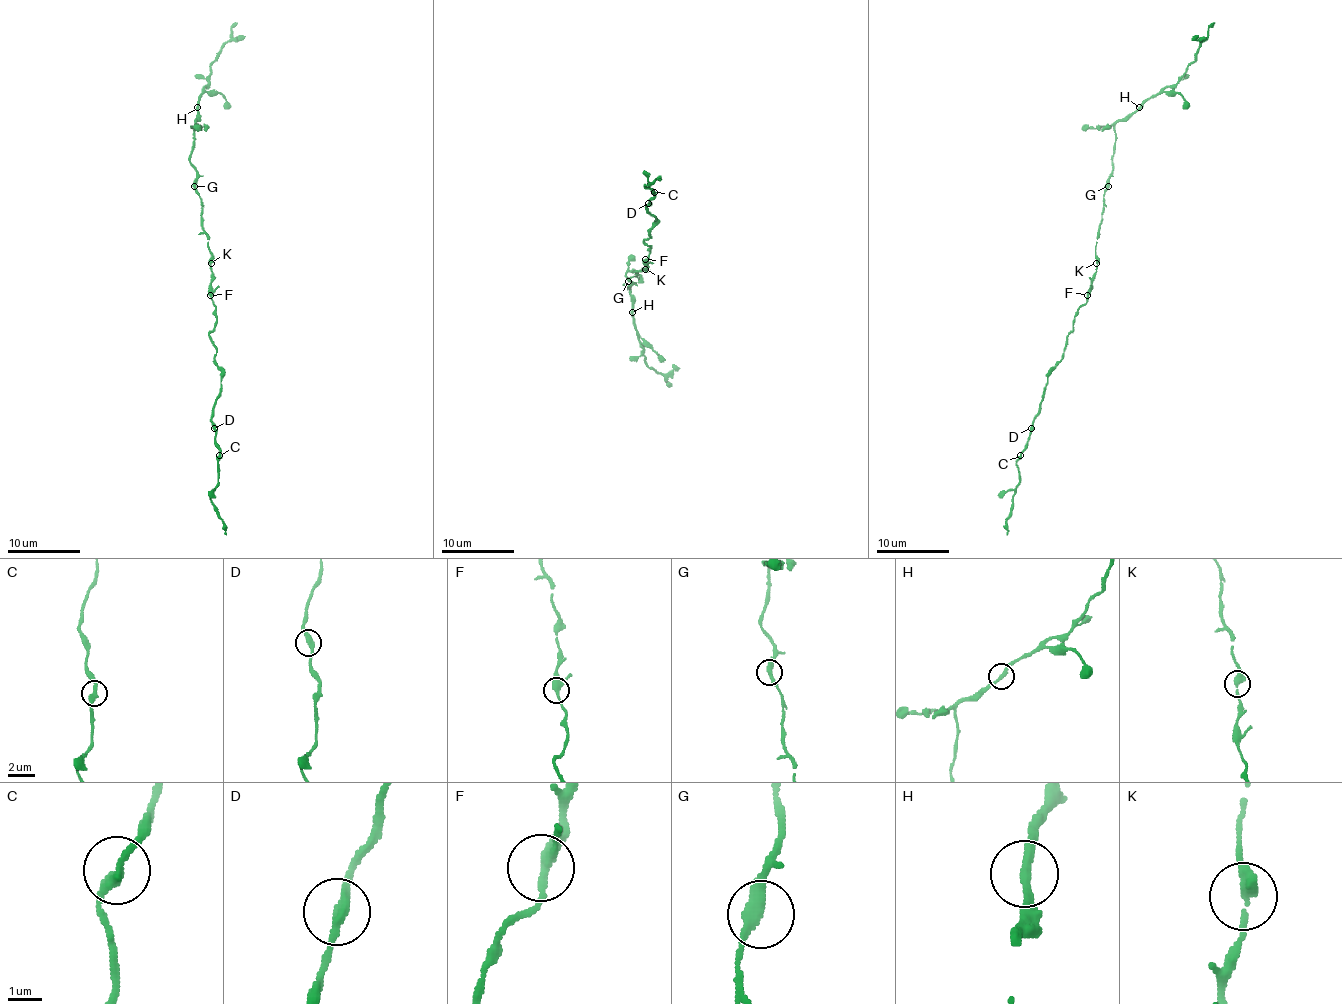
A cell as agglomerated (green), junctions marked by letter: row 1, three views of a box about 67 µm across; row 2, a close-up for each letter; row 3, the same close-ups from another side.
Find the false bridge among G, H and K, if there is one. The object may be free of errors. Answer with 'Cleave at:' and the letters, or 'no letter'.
Cleave at: no letter

